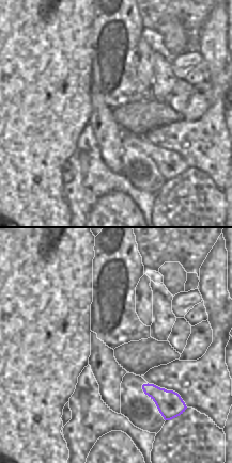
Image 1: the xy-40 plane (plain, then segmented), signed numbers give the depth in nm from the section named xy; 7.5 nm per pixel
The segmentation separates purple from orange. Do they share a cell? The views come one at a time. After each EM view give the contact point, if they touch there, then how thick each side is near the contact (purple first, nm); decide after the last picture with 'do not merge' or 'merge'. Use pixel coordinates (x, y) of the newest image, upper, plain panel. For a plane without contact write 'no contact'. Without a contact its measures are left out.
no contact

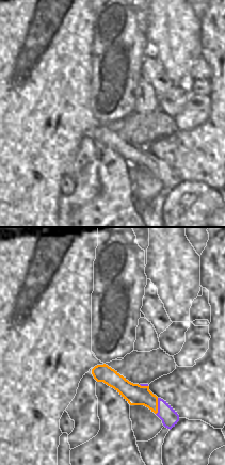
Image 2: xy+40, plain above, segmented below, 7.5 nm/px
meets purple at (158, 167); 120 nm thick on the purple side, 160 nm on the other

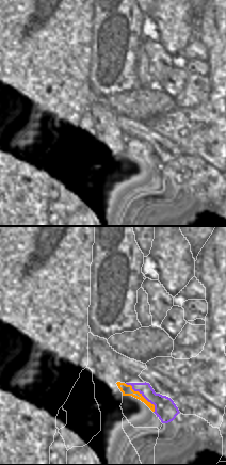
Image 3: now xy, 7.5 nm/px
meets purple at (142, 156); 160 nm thick on the purple side, 80 nm on the other

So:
merge

